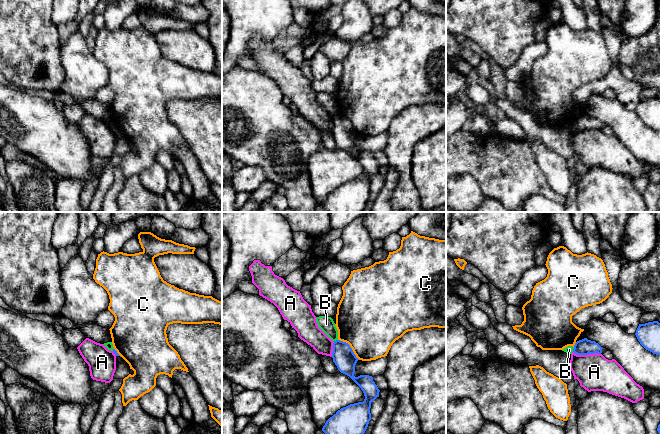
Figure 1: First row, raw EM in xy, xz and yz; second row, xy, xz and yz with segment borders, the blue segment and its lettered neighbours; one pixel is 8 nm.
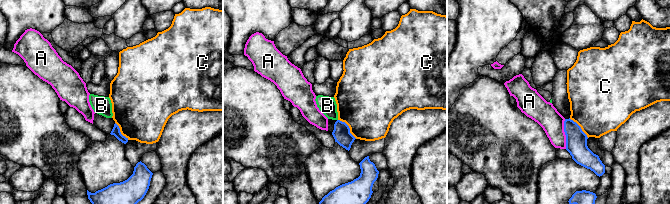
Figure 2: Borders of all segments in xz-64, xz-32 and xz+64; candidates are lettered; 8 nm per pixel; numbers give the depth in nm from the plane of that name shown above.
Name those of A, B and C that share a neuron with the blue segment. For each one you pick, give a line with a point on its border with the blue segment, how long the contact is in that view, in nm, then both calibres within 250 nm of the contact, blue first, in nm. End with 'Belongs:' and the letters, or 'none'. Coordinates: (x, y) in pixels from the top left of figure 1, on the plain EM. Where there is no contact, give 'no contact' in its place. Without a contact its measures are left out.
Belongs: none

